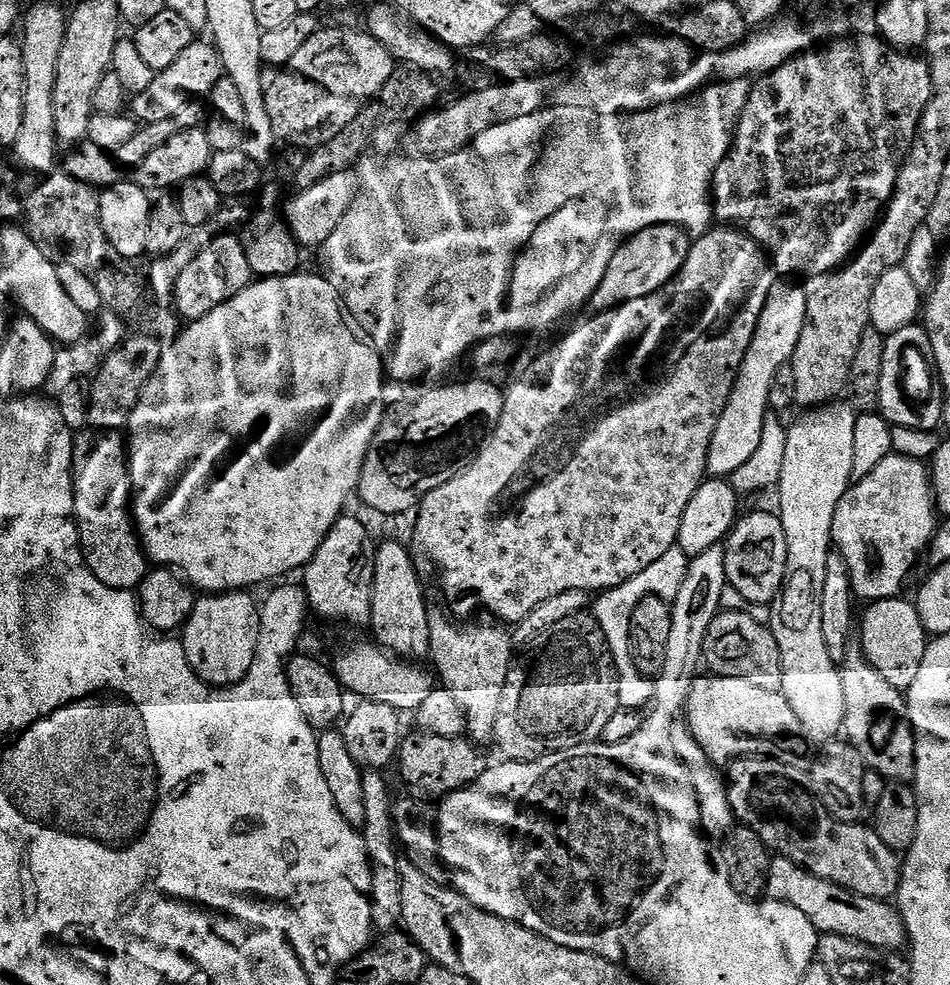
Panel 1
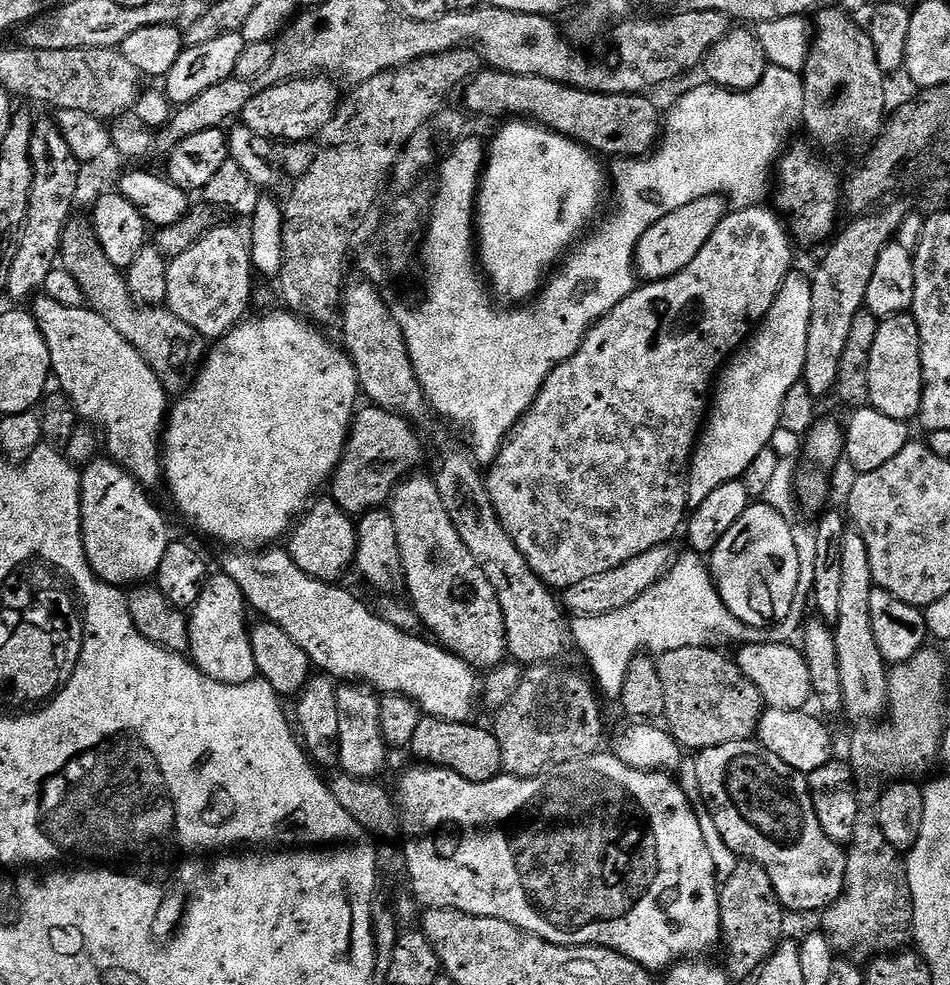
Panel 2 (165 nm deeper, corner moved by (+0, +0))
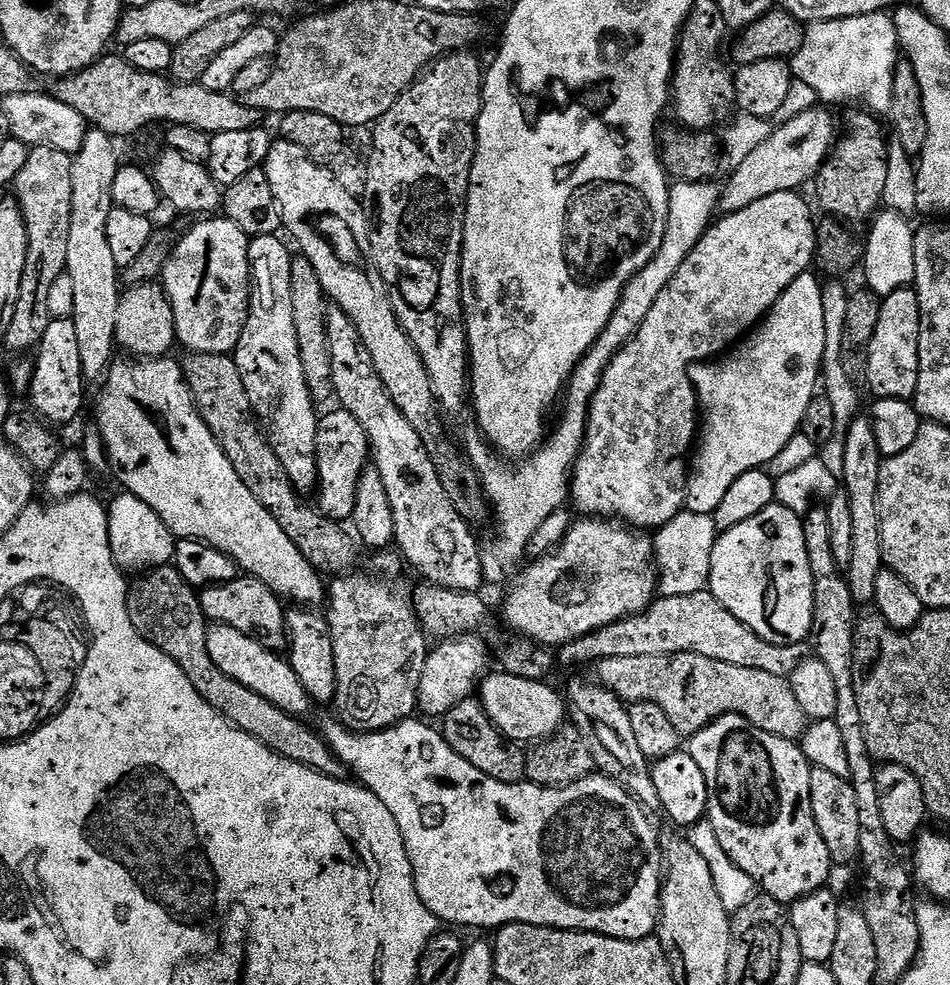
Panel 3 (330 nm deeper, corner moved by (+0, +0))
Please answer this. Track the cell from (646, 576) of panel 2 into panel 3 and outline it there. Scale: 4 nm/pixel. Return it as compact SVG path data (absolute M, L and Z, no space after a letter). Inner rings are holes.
M687 510L663 524L654 536L654 564L660 567L658 572L658 592L660 596L689 596L703 592L708 581L708 565L714 558L714 525L711 516L696 516Z

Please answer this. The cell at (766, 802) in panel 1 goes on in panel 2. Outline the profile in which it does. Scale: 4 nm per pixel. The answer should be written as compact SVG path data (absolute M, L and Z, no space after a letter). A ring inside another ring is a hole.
M755 739L726 742L722 746L703 749L695 761L701 788L700 800L718 826L722 841L738 857L765 868L783 909L789 913L816 914L843 896L848 857L845 849L823 832L805 773L794 771L782 762L782 758L778 758L778 754L770 754L770 750L763 748Z

